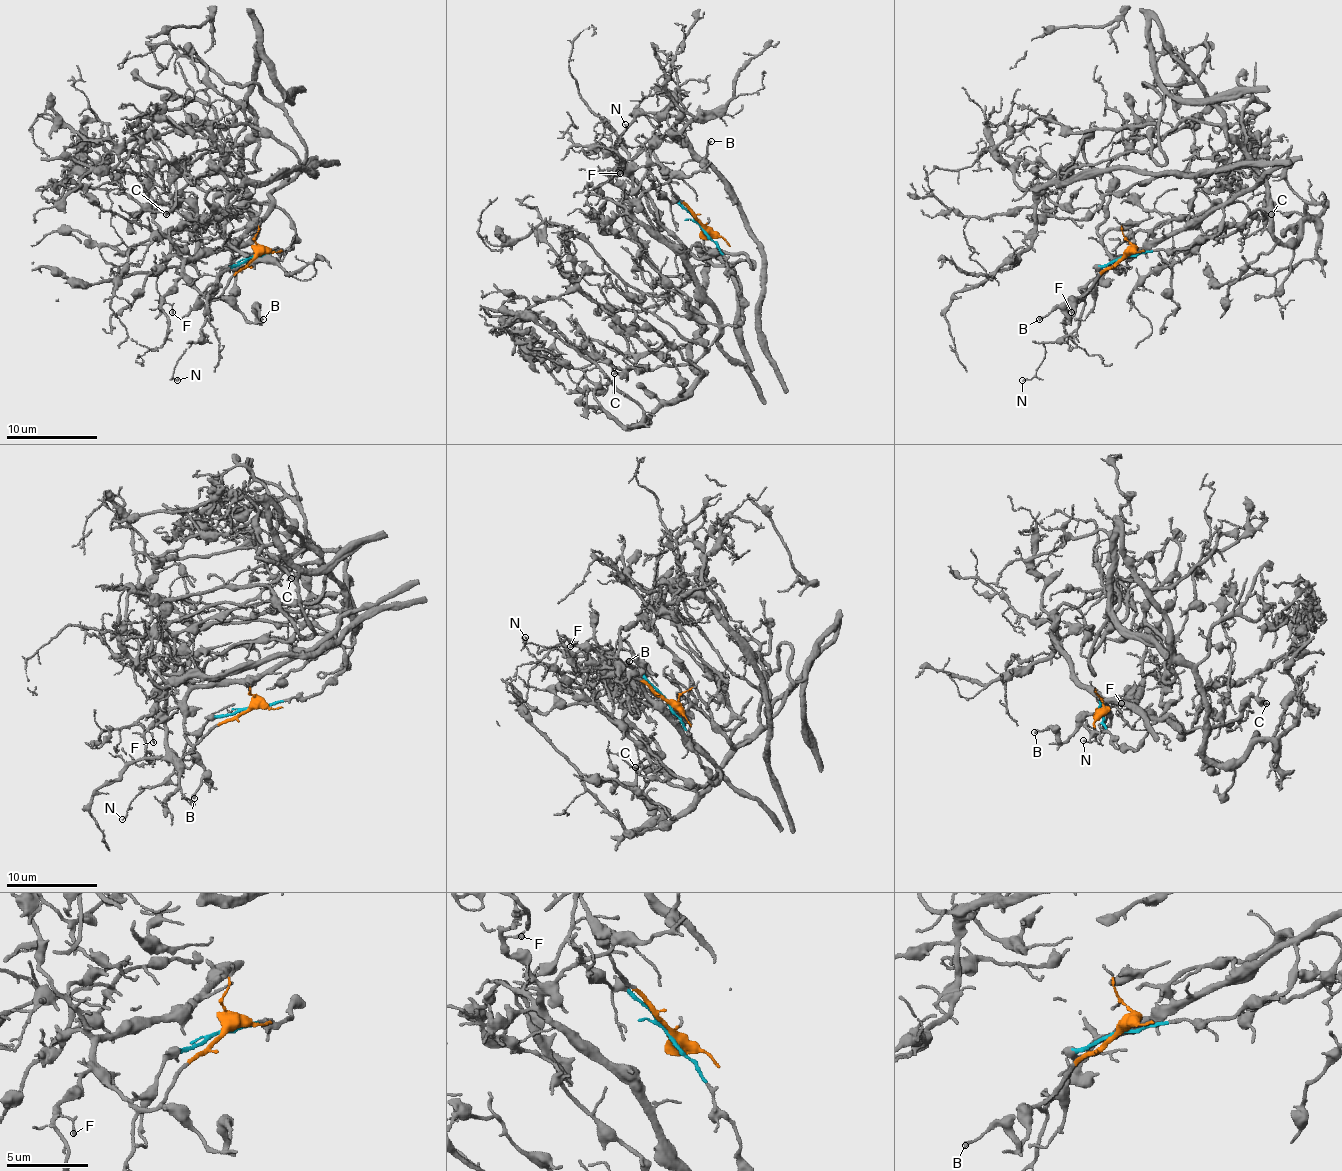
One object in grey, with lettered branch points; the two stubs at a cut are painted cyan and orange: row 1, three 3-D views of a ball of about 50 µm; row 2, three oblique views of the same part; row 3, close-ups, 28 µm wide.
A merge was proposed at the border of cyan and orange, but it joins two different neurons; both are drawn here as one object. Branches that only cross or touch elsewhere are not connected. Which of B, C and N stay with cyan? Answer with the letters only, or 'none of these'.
C

